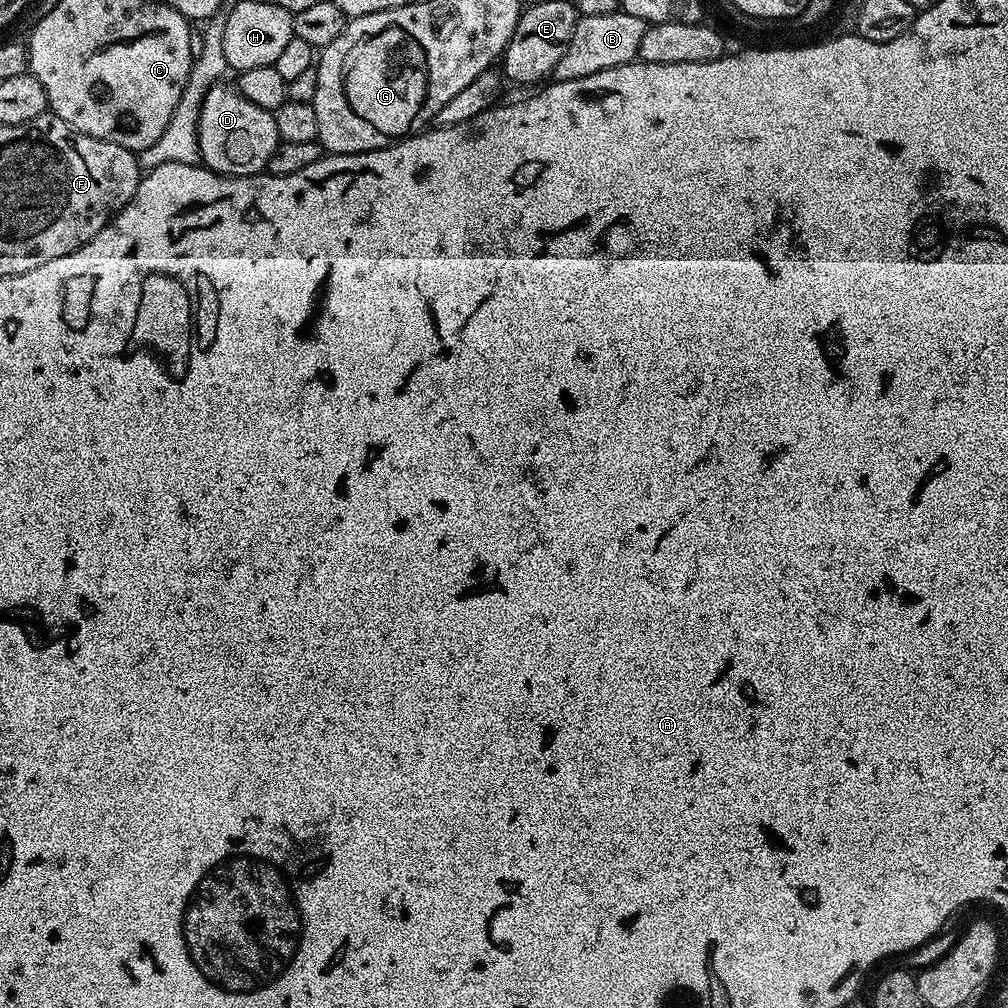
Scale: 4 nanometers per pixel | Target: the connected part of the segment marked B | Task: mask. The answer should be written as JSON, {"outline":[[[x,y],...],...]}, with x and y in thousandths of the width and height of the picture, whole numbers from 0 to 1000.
{"outline":[[[614,10],[609,14],[575,16],[571,22],[569,38],[565,38],[563,52],[552,66],[551,78],[572,79],[597,69],[605,69],[609,65],[628,63],[634,57],[637,34],[641,34],[643,25],[637,18],[628,18]]]}

